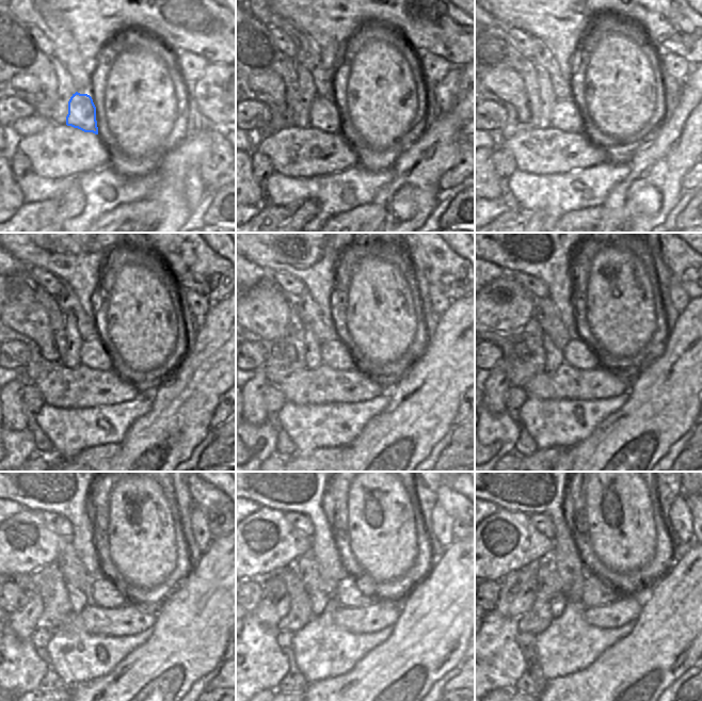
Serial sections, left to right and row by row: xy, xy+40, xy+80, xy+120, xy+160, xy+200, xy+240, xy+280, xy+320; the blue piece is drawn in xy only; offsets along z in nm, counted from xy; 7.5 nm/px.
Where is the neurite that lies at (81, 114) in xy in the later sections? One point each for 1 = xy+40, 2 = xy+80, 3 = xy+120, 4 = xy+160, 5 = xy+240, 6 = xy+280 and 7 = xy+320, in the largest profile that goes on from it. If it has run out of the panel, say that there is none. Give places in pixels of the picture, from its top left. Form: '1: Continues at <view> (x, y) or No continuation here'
1: Continues at xy+40 (324, 115)
2: Continues at xy+80 (567, 115)
3: Continues at xy+120 (94, 354)
4: Continues at xy+160 (336, 354)
5: Continues at xy+240 (106, 592)
6: Continues at xy+280 (353, 592)
7: Continues at xy+320 (597, 591)

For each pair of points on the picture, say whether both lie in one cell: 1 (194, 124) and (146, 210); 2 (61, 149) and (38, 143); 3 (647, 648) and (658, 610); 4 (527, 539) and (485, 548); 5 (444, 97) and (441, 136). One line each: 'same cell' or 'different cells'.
1: different cells
2: same cell
3: same cell
4: same cell
5: different cells

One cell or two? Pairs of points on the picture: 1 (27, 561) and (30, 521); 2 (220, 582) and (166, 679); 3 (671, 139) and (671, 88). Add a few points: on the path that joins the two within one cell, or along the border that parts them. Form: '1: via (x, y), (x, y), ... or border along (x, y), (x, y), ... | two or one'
1: via (27, 552), (28, 530) | one
2: via (205, 606), (194, 621), (188, 642), (177, 654) | one
3: border along (681, 92), (673, 113), (664, 120) | two

